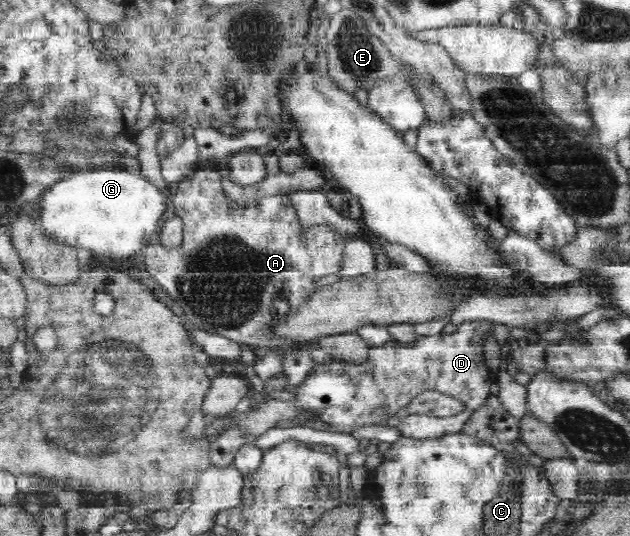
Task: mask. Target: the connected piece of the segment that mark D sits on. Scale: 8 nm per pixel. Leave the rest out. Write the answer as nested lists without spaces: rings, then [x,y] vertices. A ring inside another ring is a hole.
[[[485,319],[466,320],[458,324],[452,334],[437,334],[435,336],[417,336],[412,344],[389,340],[379,347],[371,346],[368,358],[360,364],[340,362],[327,359],[322,364],[316,364],[303,383],[294,389],[295,399],[292,401],[299,410],[315,414],[310,421],[324,421],[331,426],[333,432],[351,434],[357,427],[363,425],[386,425],[397,428],[403,436],[415,439],[433,439],[447,434],[459,433],[470,416],[489,399],[491,383],[489,369],[485,367],[483,343],[491,335],[491,323]],[[437,390],[462,401],[465,410],[451,417],[429,417],[429,415],[409,415],[395,418],[394,415],[409,405],[419,393]]]

